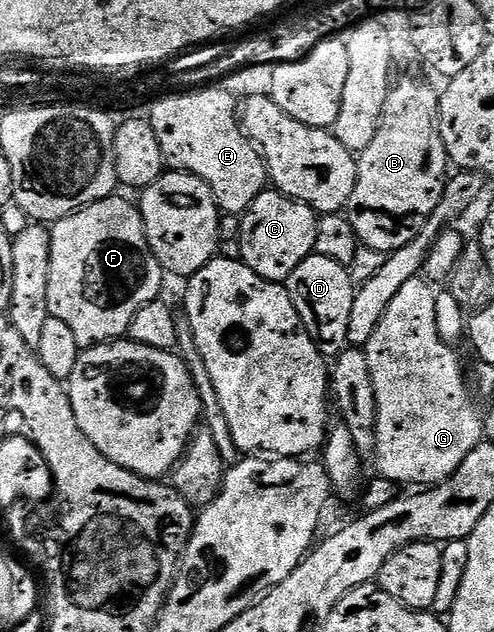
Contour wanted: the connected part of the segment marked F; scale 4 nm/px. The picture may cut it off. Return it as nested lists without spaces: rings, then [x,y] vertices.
[[[112,195],[54,222],[51,230],[51,258],[49,259],[49,311],[73,331],[81,347],[107,345],[130,330],[139,311],[160,296],[165,270],[147,242],[143,216],[138,208],[120,195]]]

